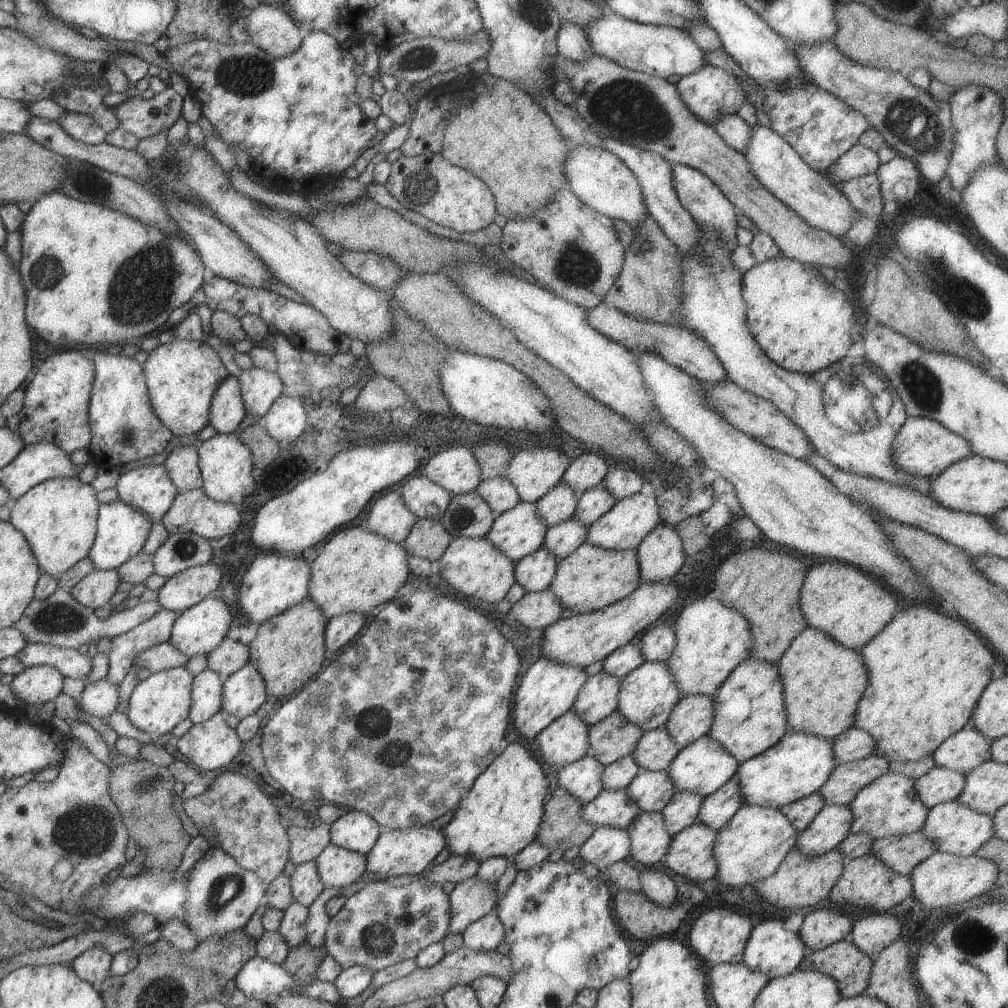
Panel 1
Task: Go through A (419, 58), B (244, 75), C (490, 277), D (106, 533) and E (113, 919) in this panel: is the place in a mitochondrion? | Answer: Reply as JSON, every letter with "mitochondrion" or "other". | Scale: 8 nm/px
{"A":"mitochondrion","B":"mitochondrion","C":"other","D":"other","E":"other"}

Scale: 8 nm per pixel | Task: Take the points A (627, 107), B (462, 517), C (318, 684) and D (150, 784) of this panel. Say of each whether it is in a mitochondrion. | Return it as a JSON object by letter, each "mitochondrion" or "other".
{"A":"mitochondrion","B":"mitochondrion","C":"other","D":"mitochondrion"}

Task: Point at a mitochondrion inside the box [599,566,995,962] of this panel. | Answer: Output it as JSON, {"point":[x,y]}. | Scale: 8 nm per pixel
{"point":[969,936]}

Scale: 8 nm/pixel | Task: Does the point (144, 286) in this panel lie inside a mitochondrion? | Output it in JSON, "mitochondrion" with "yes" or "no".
{"mitochondrion":"yes"}

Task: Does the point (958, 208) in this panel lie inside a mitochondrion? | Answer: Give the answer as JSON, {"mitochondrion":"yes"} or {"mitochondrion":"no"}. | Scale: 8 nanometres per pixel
{"mitochondrion":"no"}

